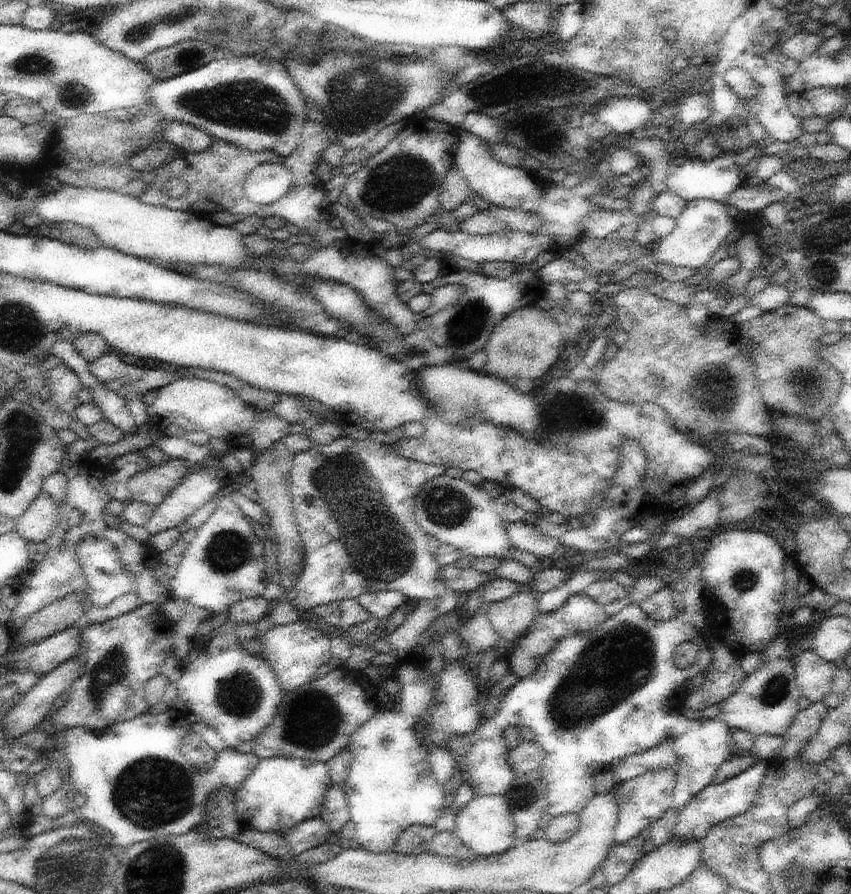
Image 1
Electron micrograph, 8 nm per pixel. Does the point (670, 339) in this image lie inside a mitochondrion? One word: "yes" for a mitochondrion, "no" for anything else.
no

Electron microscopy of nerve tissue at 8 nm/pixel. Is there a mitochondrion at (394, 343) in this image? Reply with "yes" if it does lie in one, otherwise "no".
no

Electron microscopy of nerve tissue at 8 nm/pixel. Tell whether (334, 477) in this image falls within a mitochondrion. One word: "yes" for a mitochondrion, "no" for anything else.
yes

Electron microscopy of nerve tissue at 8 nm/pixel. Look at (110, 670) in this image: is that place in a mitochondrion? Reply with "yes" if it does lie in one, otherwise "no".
yes

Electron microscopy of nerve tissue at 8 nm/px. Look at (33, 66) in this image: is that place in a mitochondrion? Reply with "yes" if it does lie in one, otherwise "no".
yes

